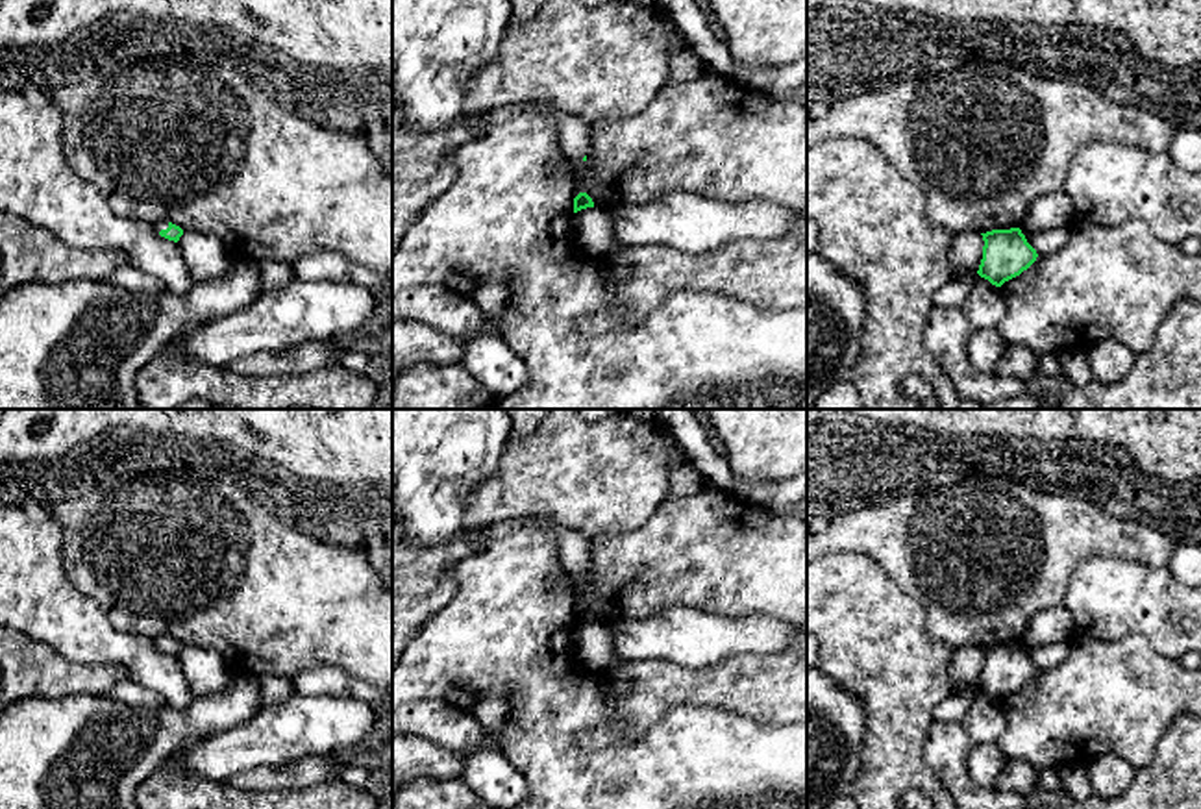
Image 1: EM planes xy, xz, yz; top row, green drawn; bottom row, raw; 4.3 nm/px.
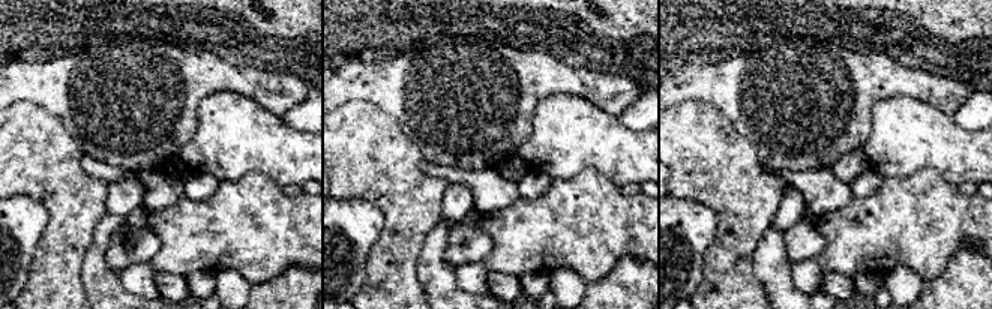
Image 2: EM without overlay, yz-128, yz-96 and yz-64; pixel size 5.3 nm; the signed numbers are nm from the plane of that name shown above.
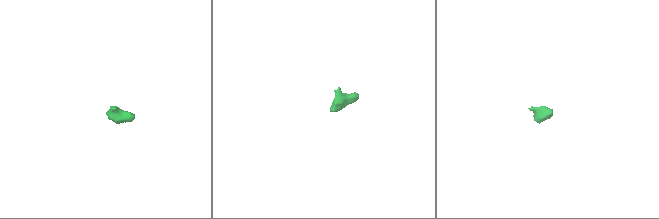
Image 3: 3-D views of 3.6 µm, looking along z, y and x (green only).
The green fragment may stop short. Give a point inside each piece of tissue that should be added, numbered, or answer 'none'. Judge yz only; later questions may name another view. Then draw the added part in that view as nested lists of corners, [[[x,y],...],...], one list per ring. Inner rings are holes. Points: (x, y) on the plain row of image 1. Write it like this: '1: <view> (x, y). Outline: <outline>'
none

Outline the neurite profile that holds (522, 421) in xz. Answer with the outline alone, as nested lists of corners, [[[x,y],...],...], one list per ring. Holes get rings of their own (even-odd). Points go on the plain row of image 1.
[[[507,409],[511,417],[511,431],[513,433],[529,433],[533,431],[550,409]]]

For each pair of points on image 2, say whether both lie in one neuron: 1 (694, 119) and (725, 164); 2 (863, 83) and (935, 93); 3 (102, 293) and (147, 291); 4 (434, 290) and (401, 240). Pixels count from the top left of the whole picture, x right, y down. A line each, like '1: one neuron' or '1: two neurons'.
1: one neuron
2: one neuron
3: two neurons
4: two neurons

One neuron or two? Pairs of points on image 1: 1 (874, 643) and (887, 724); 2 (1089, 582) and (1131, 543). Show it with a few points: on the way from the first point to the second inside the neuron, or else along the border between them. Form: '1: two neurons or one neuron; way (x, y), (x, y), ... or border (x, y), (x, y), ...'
1: one neuron; way (887, 663), (887, 704)
2: two neurons; border (1074, 565), (1090, 556), (1122, 556), (1159, 567)

